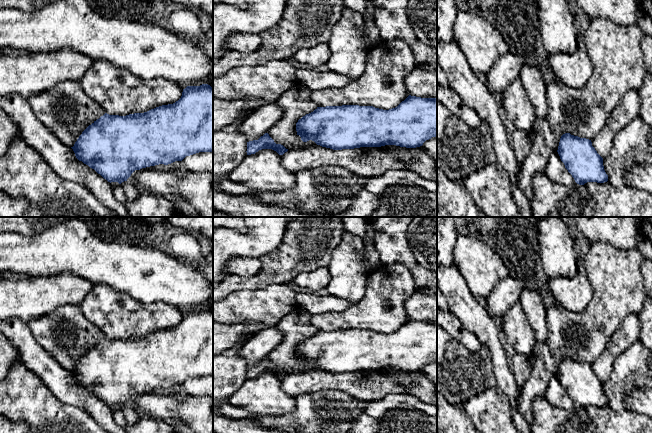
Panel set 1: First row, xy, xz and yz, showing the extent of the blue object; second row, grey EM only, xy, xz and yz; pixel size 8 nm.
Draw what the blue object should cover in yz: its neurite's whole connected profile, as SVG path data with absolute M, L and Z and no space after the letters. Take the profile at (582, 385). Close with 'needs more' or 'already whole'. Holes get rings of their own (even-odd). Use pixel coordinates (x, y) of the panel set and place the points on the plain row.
M565 357L560 362L557 376L577 408L608 405L603 382L592 370L591 364Z; already whole

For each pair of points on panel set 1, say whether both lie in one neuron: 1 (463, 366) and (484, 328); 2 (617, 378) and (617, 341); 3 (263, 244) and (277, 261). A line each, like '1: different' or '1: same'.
1: different
2: different
3: different

